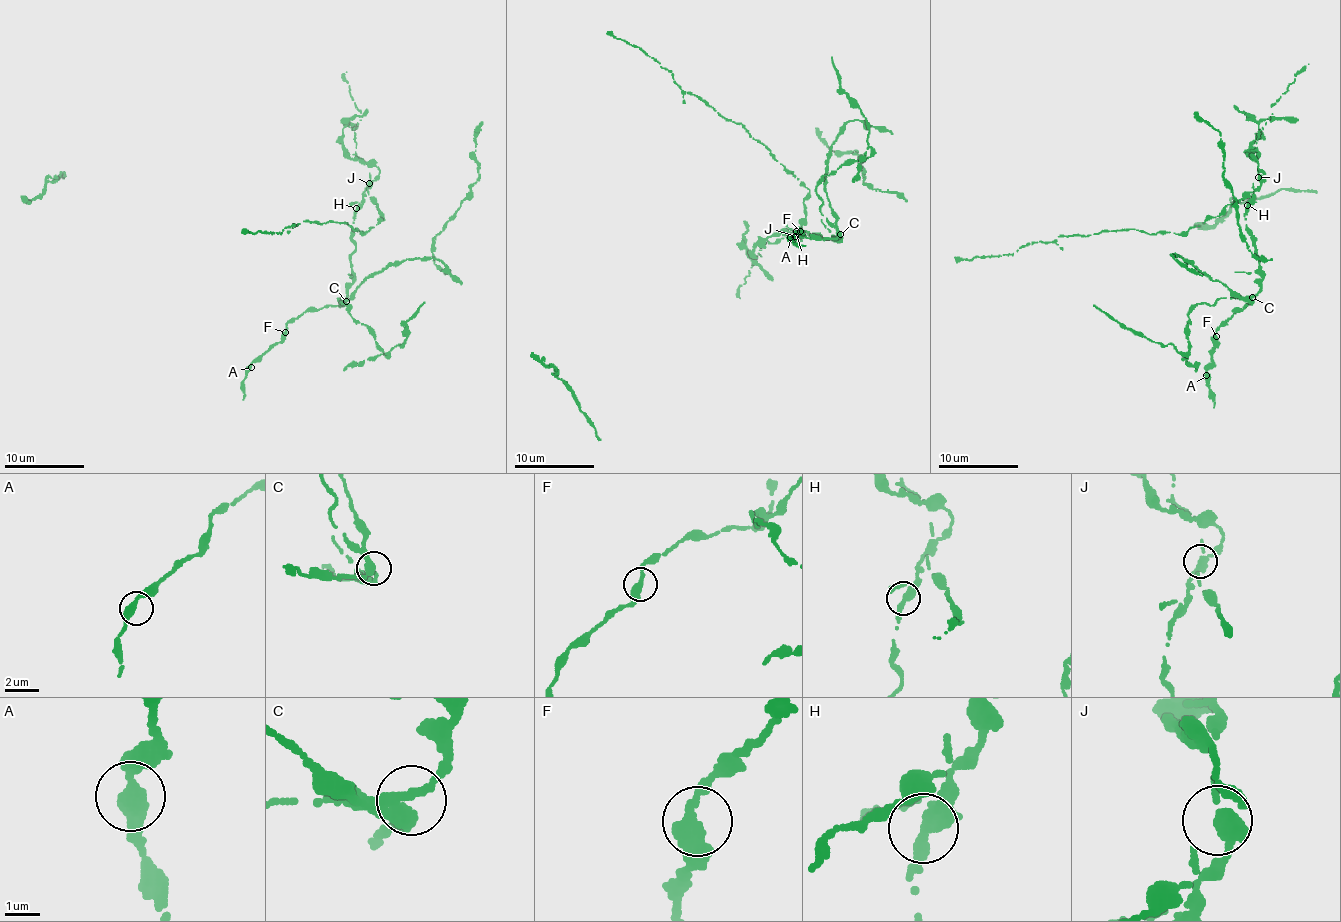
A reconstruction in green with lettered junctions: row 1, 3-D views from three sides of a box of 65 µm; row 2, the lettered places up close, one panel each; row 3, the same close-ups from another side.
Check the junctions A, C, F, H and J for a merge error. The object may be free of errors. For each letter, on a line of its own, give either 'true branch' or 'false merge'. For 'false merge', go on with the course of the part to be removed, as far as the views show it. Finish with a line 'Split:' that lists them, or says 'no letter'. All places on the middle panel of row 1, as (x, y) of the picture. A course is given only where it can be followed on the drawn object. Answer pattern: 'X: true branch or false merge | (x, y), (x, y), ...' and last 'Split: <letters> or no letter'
A: true branch
C: true branch
F: true branch
H: true branch
J: false merge | (795, 235), (804, 222), (810, 190), (741, 124), (726, 121), (703, 99), (683, 92), (659, 61), (606, 33)
Split: J

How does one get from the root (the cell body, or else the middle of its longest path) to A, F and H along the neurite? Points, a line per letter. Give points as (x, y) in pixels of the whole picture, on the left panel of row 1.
A: (344, 299), (337, 305), (307, 309), (291, 318), (286, 324), (285, 336), (259, 355), (251, 367)
F: (344, 299), (337, 305), (303, 311), (286, 324), (285, 332)
H: (344, 299), (352, 282), (351, 253), (354, 243), (352, 228), (356, 208)

